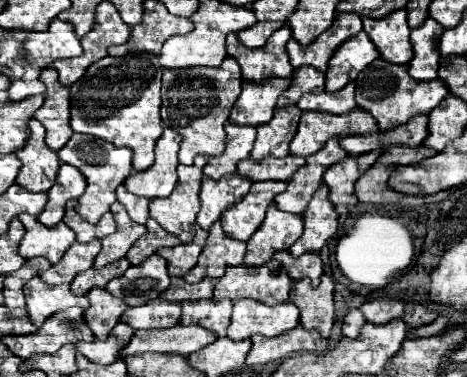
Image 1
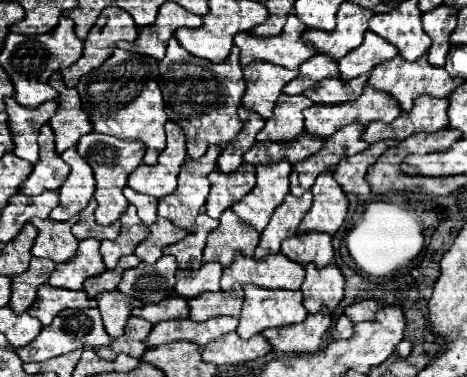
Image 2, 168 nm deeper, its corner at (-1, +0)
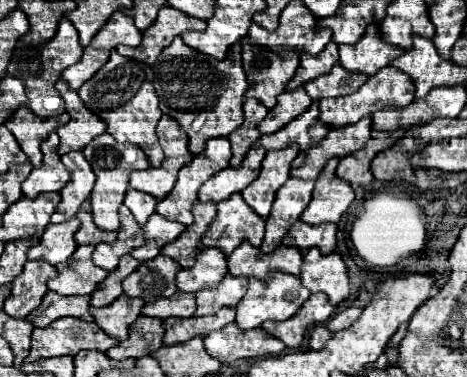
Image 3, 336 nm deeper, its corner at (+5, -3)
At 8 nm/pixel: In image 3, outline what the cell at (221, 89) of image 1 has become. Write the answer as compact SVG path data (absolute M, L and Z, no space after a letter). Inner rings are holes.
M175 37L169 47L165 47L153 65L155 79L153 87L159 97L161 111L173 117L181 129L187 133L189 151L199 155L205 149L207 139L227 137L233 129L243 123L243 93L247 89L247 79L241 69L239 51L231 51L231 57L219 61L205 57L185 45L181 37Z

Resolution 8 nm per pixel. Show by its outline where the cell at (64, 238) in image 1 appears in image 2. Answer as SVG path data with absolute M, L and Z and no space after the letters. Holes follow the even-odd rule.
M73 216L67 222L55 222L55 220L39 220L33 218L31 224L37 226L39 234L35 238L35 244L31 248L33 256L39 258L49 258L53 262L67 262L69 258L75 256L77 244L75 236L71 232L71 226L77 222L77 216Z

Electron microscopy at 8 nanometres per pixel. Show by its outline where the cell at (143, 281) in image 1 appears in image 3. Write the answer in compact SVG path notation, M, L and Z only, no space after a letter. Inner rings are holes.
M159 255L151 261L145 261L139 265L135 273L125 277L123 291L129 297L139 297L145 303L171 297L177 291L175 275L181 267L165 255Z

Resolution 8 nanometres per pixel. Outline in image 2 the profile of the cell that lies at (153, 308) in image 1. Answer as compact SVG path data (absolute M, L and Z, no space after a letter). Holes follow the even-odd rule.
M169 296L163 302L157 304L145 304L141 308L133 310L133 316L145 318L151 324L159 324L163 320L179 320L179 318L189 318L189 306L187 298L179 296Z

